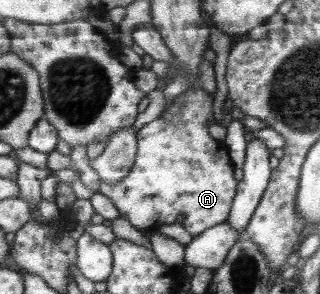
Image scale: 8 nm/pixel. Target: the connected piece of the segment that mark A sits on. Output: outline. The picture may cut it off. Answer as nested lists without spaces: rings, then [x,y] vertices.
[[[198,85],[169,102],[161,116],[137,131],[136,159],[128,175],[120,183],[100,189],[134,227],[144,231],[180,223],[196,237],[230,217],[238,181],[228,165],[228,153],[218,153],[220,143],[208,133],[212,103],[213,95]]]

